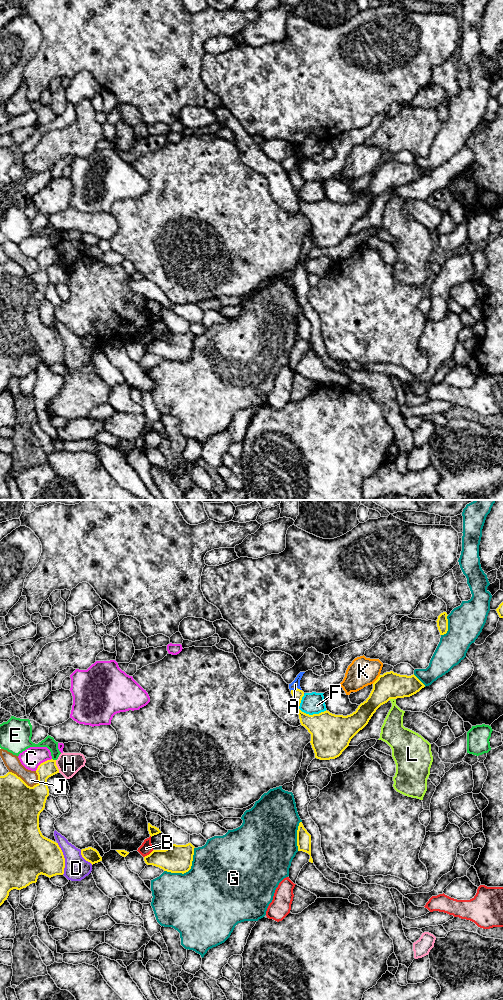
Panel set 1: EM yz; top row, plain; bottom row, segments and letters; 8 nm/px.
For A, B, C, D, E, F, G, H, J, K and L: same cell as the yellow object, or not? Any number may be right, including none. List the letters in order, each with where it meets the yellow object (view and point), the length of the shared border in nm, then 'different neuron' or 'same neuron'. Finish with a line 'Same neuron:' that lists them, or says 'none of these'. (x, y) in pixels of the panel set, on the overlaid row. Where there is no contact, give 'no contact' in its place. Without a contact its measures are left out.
A: contact yz (296, 688); length 100 nm; same neuron
B: contact yz (149, 854); length 100 nm; different neuron
C: contact yz (43, 762); length 170 nm; different neuron
D: contact yz (64, 858); length 260 nm; different neuron
E: contact yz (54, 760); length 40 nm; different neuron
F: contact yz (313, 714); length 240 nm; different neuron
G: contact yz (187, 871); length 320 nm; different neuron
H: contact yz (56, 766); length 110 nm; different neuron
J: contact yz (23, 781); length 260 nm; different neuron
K: contact yz (377, 679); length 100 nm; different neuron
L: contact yz (391, 698); length 50 nm; different neuron
Same neuron: A

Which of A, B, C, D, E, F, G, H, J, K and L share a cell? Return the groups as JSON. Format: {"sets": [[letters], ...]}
{"sets": [["A"], ["B"], ["C"], ["D", "J"], ["E"], ["F"], ["G"], ["H"], ["K"], ["L"]]}

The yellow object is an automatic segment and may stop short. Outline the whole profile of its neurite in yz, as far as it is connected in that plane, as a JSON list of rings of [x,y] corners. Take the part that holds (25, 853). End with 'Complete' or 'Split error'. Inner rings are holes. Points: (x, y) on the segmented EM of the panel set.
[[[56,760],[41,763],[36,773],[38,783],[33,787],[12,772],[0,776],[0,906],[11,890],[36,883],[39,875],[51,878],[64,874],[65,858],[61,848],[44,837],[39,828],[39,815],[49,796],[47,779],[59,773]]]. Complete

